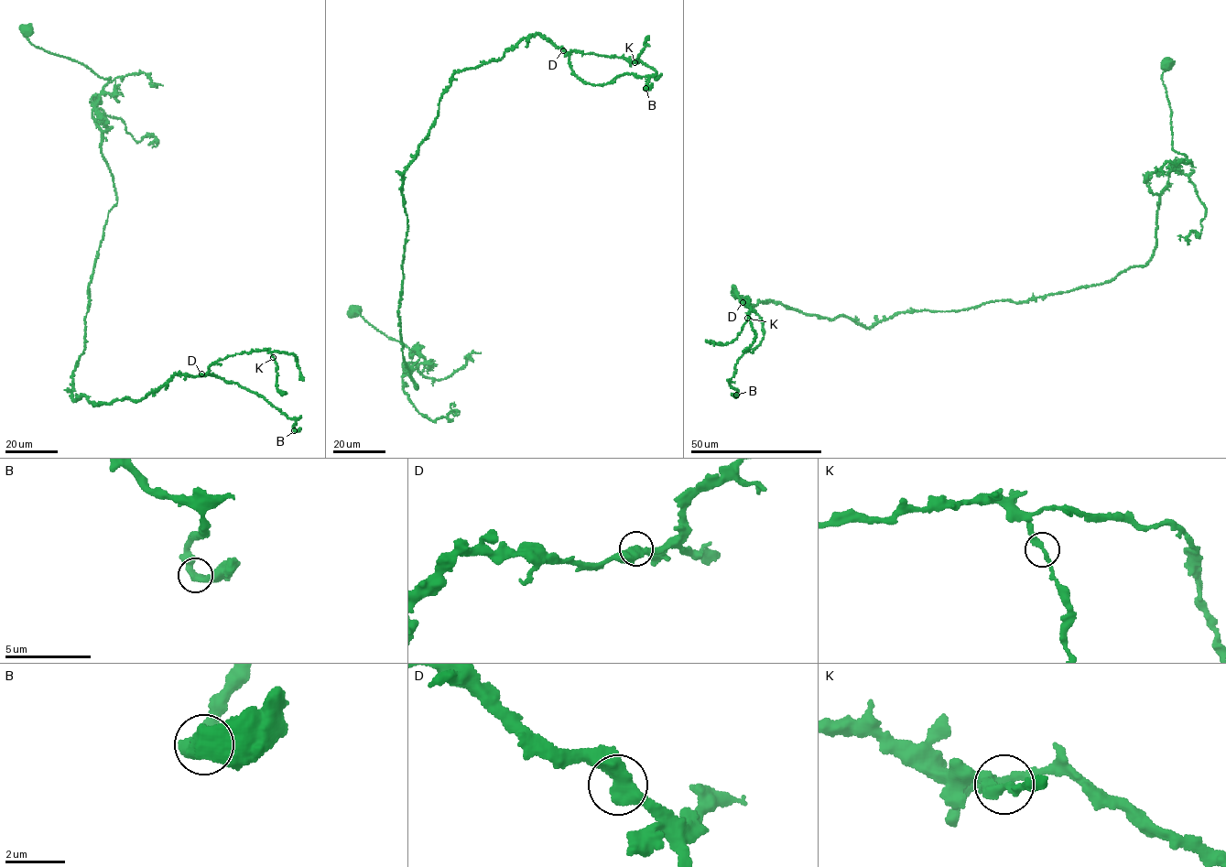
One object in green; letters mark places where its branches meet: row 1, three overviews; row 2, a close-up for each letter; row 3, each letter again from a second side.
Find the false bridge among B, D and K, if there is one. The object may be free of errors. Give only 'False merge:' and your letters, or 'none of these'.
False merge: none of these

